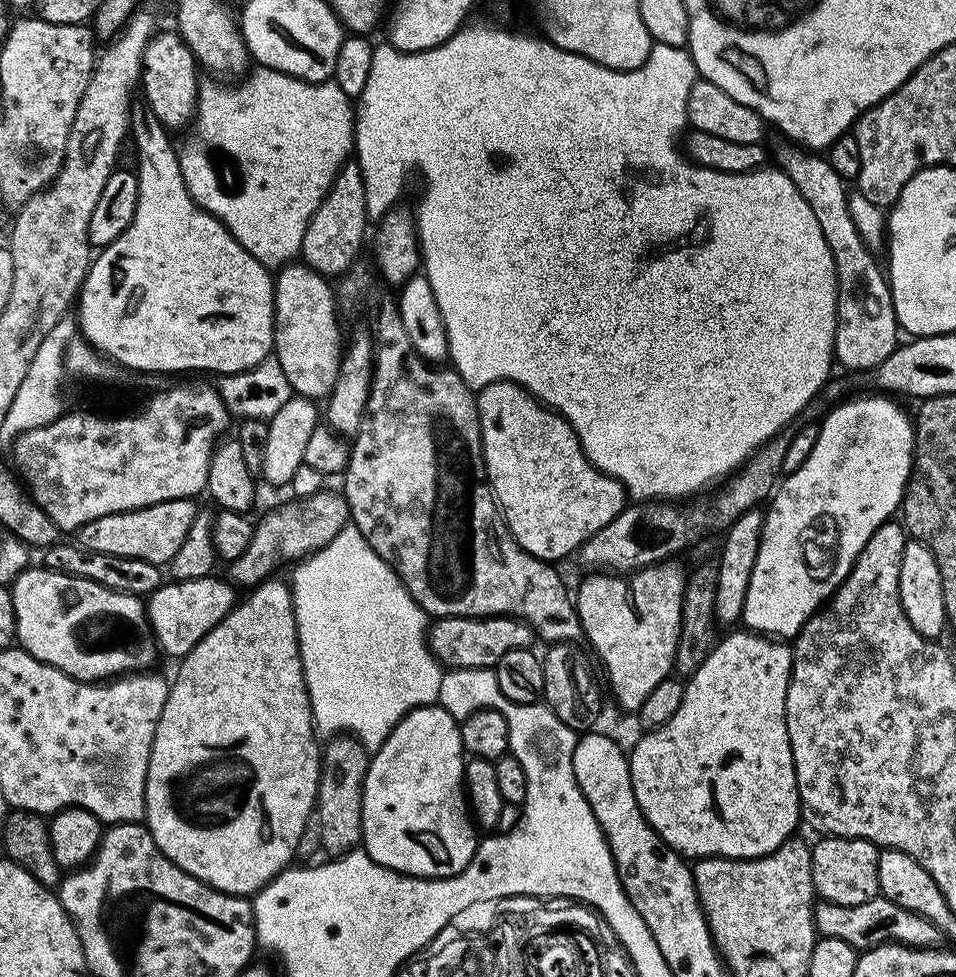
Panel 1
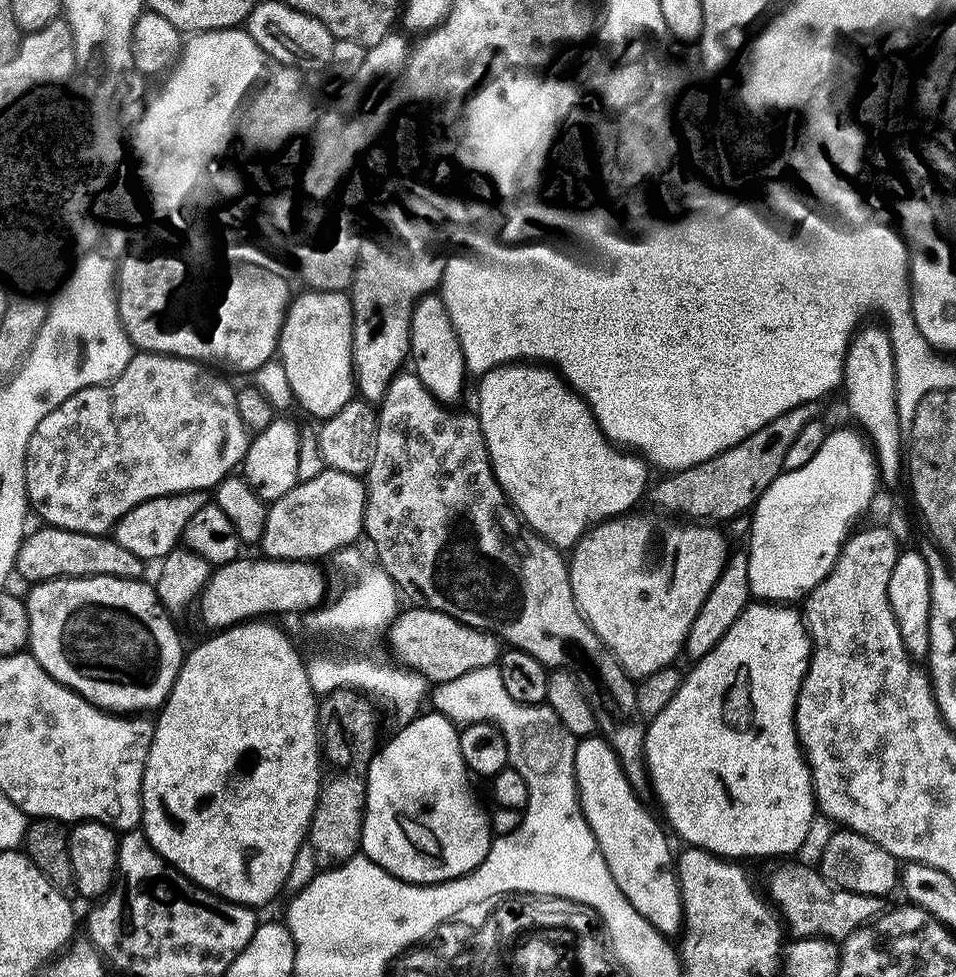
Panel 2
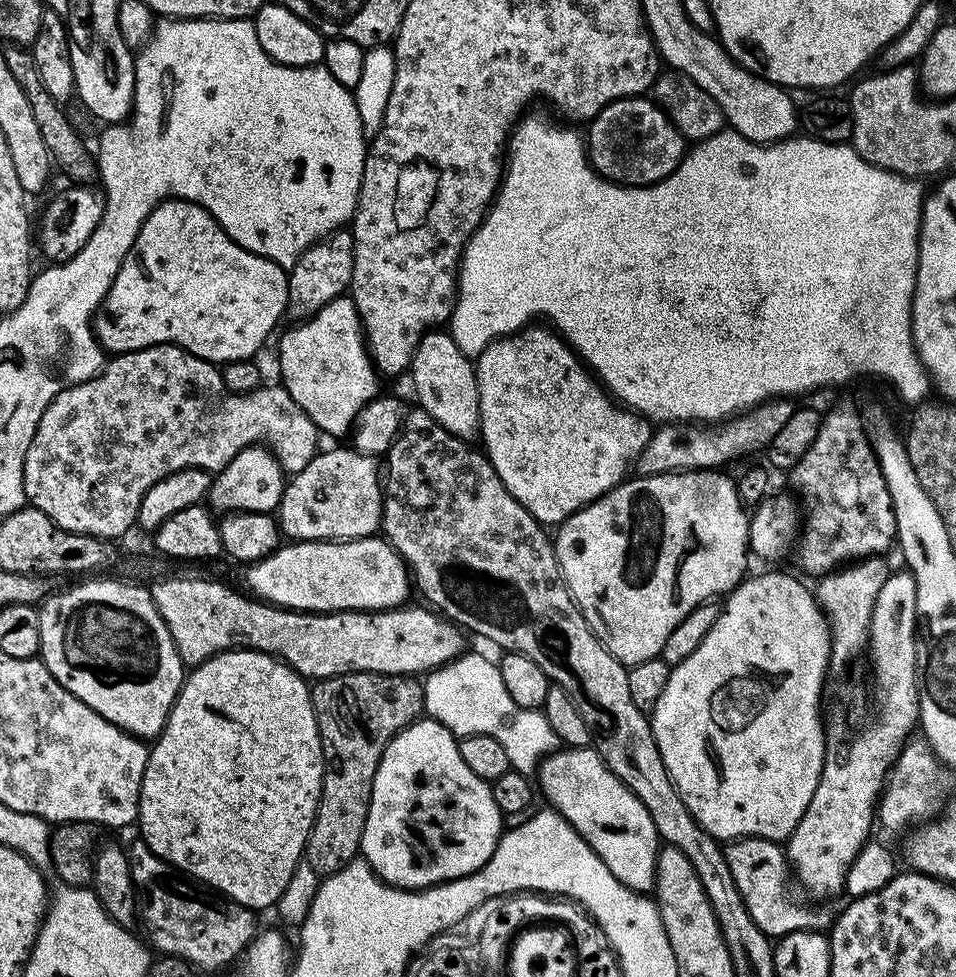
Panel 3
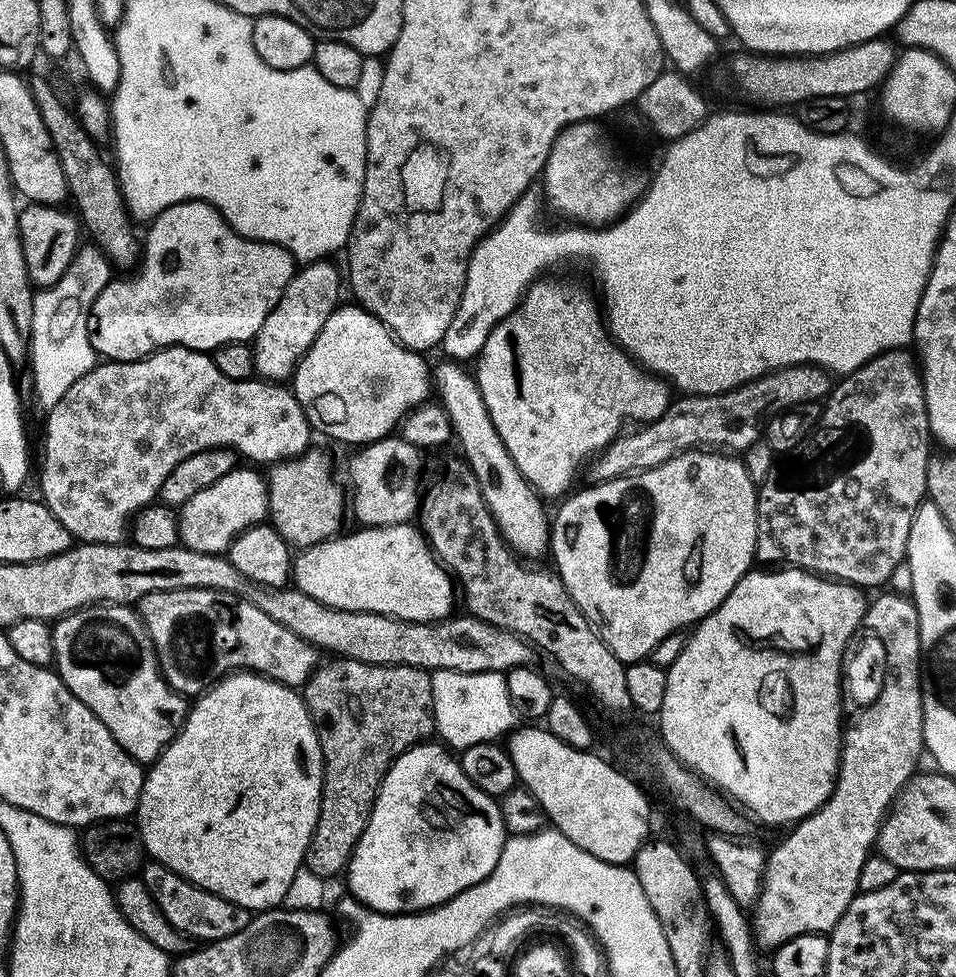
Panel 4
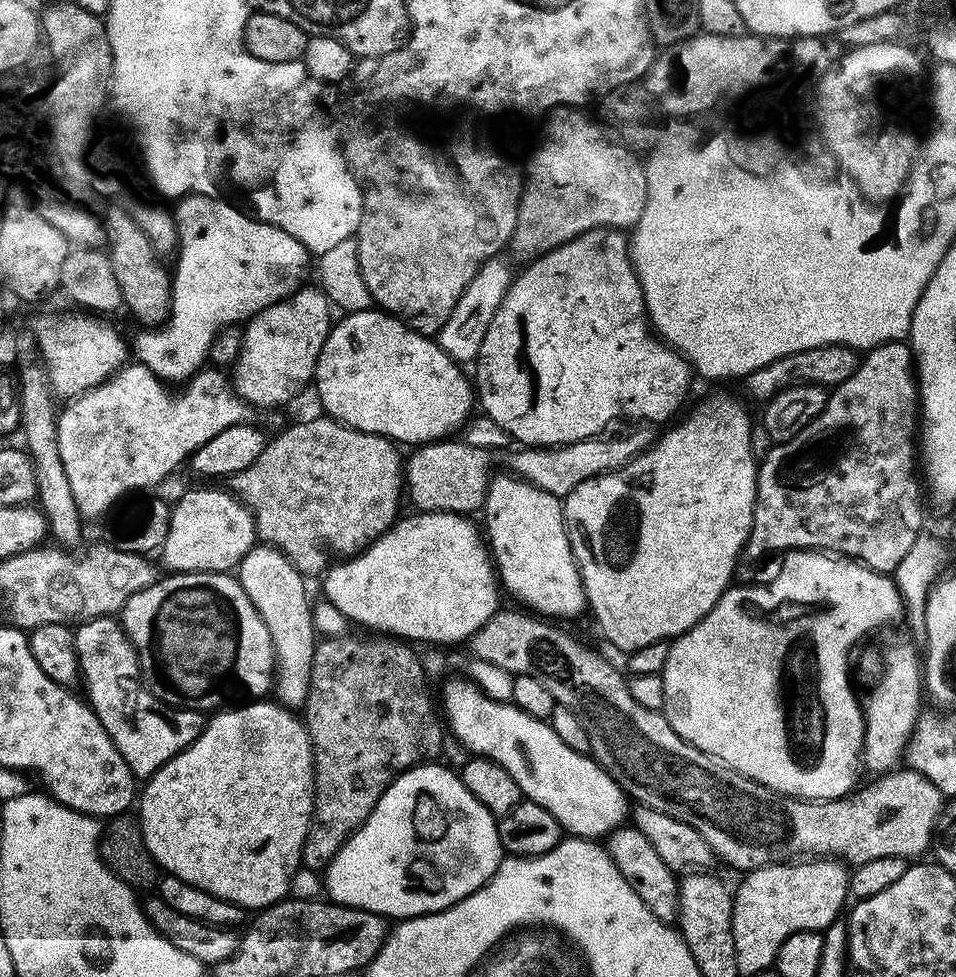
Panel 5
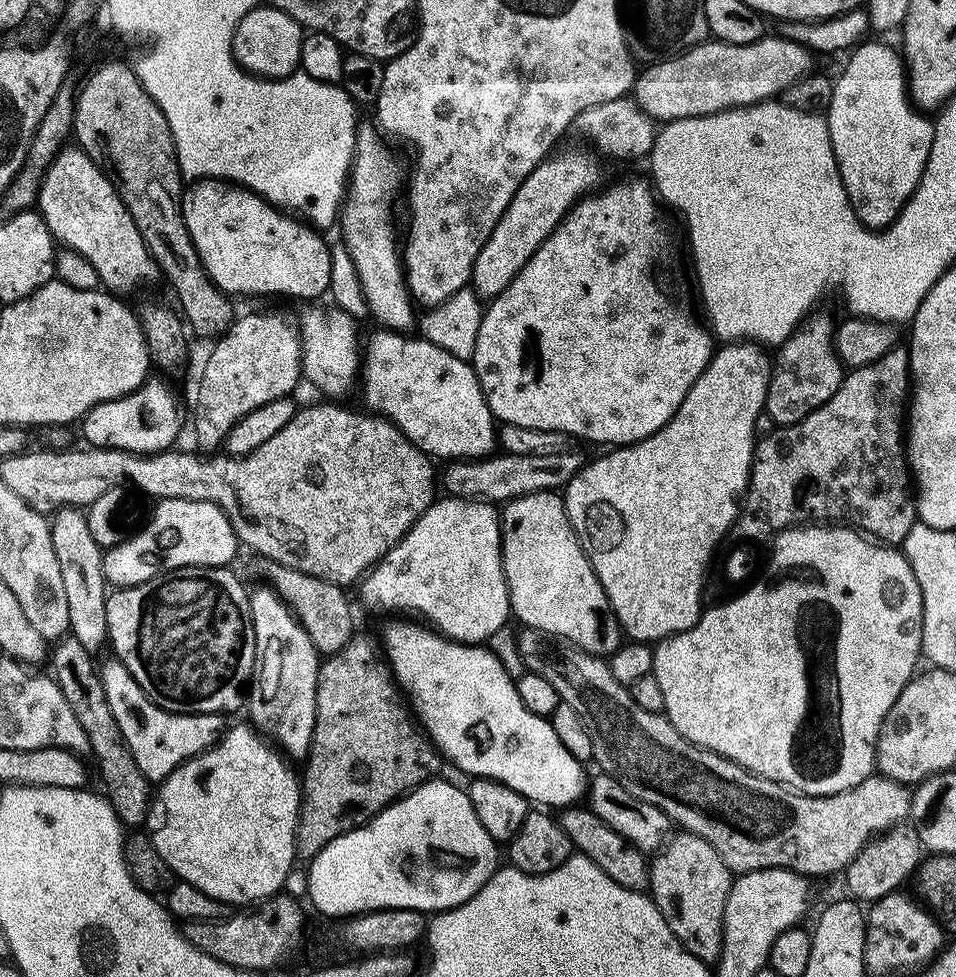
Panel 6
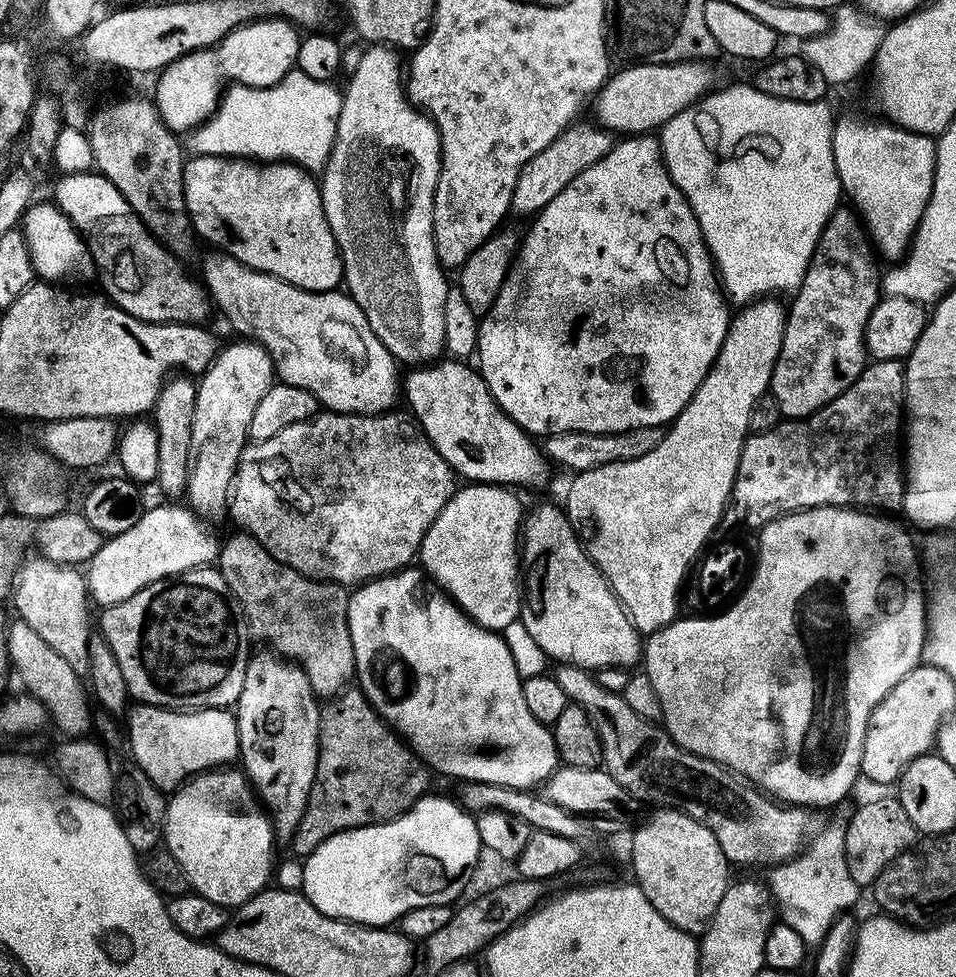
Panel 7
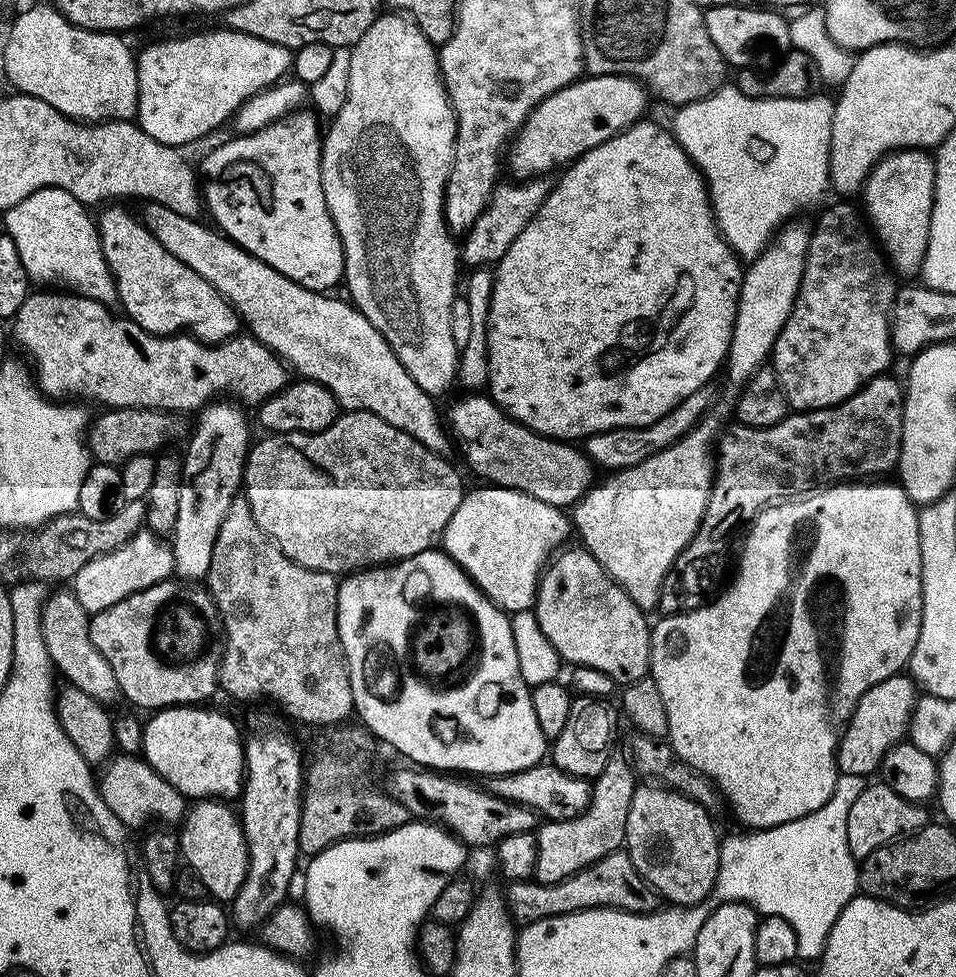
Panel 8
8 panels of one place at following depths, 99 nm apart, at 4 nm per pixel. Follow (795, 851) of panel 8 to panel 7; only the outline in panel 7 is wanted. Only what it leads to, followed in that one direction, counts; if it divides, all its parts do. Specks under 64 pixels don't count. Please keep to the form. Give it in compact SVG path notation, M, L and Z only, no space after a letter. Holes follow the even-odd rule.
M838 823L823 828L813 835L795 860L775 865L766 879L779 919L798 930L799 936L809 946L818 946L824 941L832 923L852 910L848 908L855 906L862 892L861 885L856 884L854 878L850 878L850 870L846 870L843 827Z

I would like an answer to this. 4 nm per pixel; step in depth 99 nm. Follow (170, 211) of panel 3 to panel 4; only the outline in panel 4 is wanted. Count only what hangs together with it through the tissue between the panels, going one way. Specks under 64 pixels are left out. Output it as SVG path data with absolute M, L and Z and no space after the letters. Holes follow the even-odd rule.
M187 200L181 204L175 204L164 208L155 216L155 219L147 225L148 237L143 237L142 251L138 257L138 267L133 276L124 276L121 280L112 278L100 291L95 293L90 307L95 311L92 318L91 337L93 348L105 361L119 362L121 360L143 360L145 356L151 356L153 352L159 352L162 348L179 346L192 348L195 352L211 353L224 344L238 344L248 342L255 337L256 331L261 328L262 322L268 317L272 306L276 304L279 295L296 273L296 261L284 247L274 243L262 243L257 240L245 240L229 228L220 211L202 200Z

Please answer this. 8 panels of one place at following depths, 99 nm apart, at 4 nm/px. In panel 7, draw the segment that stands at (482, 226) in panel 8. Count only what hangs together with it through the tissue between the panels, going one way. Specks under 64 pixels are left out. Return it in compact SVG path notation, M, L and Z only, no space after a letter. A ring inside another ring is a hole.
M576 122L565 128L558 138L554 138L554 142L550 142L550 146L546 146L546 150L542 150L542 154L534 154L534 158L530 158L526 166L522 166L522 174L518 174L518 182L512 195L513 213L517 212L520 216L528 216L527 218L535 217L562 189L570 186L570 182L574 182L574 178L578 178L582 170L594 166L594 162L598 162L612 149L614 136L607 128L587 128L580 123Z

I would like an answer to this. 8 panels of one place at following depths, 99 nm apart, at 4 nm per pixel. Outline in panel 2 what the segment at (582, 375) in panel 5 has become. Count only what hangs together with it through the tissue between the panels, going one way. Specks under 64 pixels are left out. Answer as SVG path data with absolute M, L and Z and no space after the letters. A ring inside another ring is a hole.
M517 362L515 364L503 364L497 368L491 368L488 372L479 377L480 380L480 425L484 441L488 447L488 457L492 463L492 469L496 475L496 480L502 486L502 490L511 500L513 508L522 517L523 523L531 531L537 532L543 540L549 540L552 545L561 550L571 549L581 536L594 524L600 524L614 516L623 516L635 509L640 499L645 499L650 488L648 482L648 472L650 468L647 463L637 453L631 450L621 450L611 440L607 440L594 418L594 414L588 409L588 404L575 392L574 389L564 381L563 377L555 368L545 366L539 362Z

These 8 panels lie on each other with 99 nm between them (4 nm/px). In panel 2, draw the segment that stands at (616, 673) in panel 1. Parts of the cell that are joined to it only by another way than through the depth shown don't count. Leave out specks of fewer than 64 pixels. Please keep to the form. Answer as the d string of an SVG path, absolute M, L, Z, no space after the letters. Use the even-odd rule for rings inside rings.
M633 510L623 516L614 516L607 520L603 520L600 524L594 524L587 532L581 536L580 541L571 549L570 559L568 560L568 573L570 574L570 586L572 593L576 599L576 609L586 618L586 622L594 630L594 634L598 634L598 638L612 651L612 656L624 668L625 673L629 677L639 678L649 676L654 670L662 670L669 667L673 663L672 660L677 655L681 655L684 639L690 630L690 626L694 622L694 618L698 614L698 610L702 606L702 602L706 602L706 594L710 594L710 590L714 586L714 582L718 582L718 578L722 574L722 570L728 565L730 555L730 547L728 548L728 540L719 532L720 528L713 526L708 522L678 522L669 532L656 532L656 520L648 512L640 512L641 510Z

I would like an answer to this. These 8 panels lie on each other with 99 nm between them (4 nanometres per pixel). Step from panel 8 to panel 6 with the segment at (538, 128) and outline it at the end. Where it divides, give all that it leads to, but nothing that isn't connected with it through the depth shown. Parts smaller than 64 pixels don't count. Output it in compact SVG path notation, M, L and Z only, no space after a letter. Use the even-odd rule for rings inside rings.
M765 34L749 44L701 42L685 52L677 52L675 56L649 63L645 67L648 69L645 72L643 69L637 75L634 99L637 106L656 122L709 116L715 112L729 112L731 108L749 108L752 104L762 104L779 97L791 84L809 75L814 68L812 60L813 53L807 48L779 34Z

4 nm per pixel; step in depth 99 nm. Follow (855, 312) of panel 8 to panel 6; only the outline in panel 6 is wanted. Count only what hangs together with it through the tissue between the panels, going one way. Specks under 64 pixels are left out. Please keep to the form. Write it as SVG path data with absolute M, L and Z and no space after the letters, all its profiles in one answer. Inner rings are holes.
M812 314L805 319L804 323L793 332L792 336L779 345L777 356L774 356L774 367L768 377L768 393L764 403L764 412L767 413L776 426L785 424L797 424L802 418L806 418L814 410L818 410L839 390L843 382L846 369L836 357L834 343L834 320L828 316L816 316Z

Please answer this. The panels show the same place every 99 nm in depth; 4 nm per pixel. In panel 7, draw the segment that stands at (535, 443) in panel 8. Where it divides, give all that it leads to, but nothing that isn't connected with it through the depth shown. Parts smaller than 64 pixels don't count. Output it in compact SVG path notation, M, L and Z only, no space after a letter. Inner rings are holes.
M440 358L435 362L413 367L409 372L412 373L405 375L402 380L402 396L403 399L408 399L408 404L412 407L411 415L419 431L424 433L425 440L434 446L434 450L438 450L438 454L446 458L453 470L463 479L465 476L465 481L497 486L521 484L524 488L540 488L547 482L548 466L550 467L548 456L529 433L519 428L501 410L473 365L471 368L468 362L460 358Z

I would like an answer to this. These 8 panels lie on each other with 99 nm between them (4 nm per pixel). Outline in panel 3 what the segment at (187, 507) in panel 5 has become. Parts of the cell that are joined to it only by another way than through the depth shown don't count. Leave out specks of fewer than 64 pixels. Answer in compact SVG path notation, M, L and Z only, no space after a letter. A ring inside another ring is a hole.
M253 446L244 448L226 467L215 473L212 488L209 490L206 500L220 514L233 512L272 514L280 507L280 499L284 496L285 487L286 473L277 459L276 453L264 446Z

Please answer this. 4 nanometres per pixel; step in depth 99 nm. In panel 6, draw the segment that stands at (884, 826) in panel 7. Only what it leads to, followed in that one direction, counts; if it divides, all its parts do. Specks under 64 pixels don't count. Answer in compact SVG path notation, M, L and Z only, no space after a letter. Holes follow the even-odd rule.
M897 826L868 841L868 845L849 862L842 879L848 887L847 895L857 902L875 902L897 891L922 863L922 847L912 826Z

